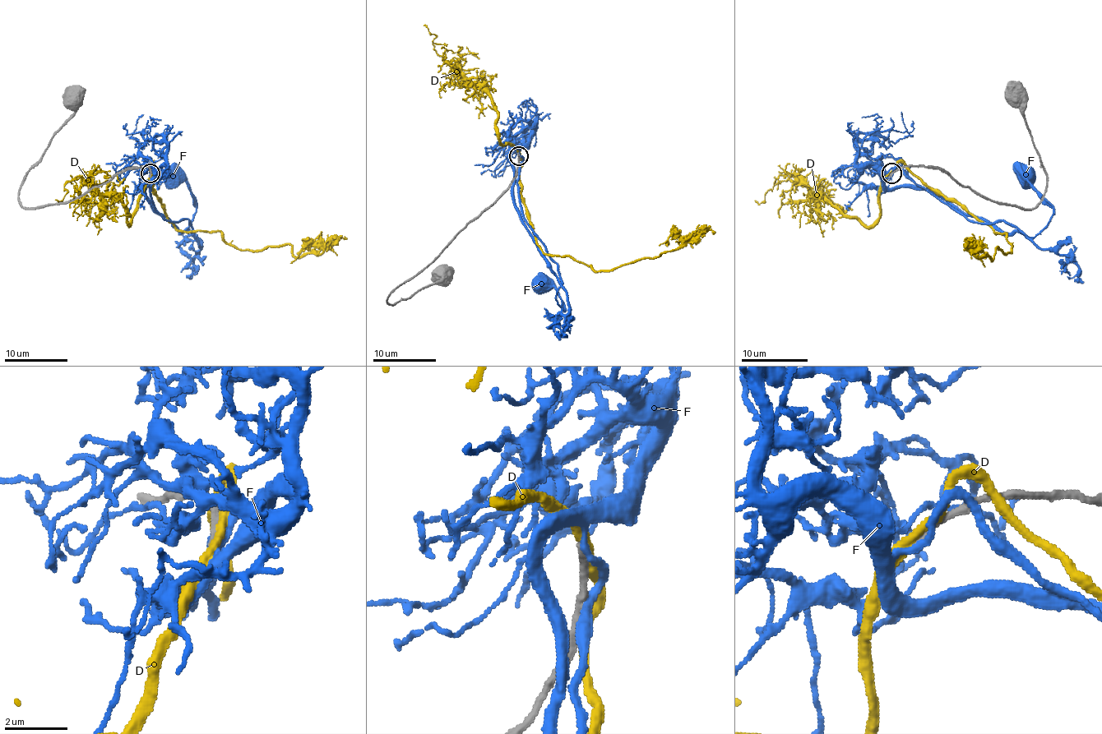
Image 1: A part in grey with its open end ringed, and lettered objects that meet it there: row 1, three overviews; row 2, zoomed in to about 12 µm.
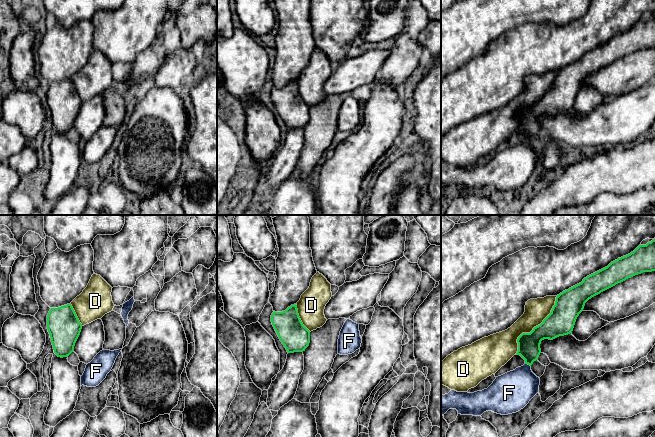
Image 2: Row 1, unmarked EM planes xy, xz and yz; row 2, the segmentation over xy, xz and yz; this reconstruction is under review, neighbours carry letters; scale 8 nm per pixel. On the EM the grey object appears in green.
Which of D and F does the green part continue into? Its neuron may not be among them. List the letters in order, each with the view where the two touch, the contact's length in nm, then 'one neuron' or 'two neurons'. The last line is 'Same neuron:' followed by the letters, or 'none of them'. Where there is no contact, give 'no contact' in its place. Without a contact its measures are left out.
D: contact in yz; length 550 nm; one neuron
F: contact in yz; length 50 nm; two neurons
Same neuron: D

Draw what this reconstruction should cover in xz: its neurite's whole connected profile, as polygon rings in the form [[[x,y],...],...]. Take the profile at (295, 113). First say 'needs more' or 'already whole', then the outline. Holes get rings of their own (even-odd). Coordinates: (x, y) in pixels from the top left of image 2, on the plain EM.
needs more | [[[317,48],[312,53],[309,64],[296,80],[291,81],[285,87],[272,89],[272,101],[288,129],[303,128],[309,122],[310,108],[322,103],[327,97],[324,85],[331,73],[331,60]]]

